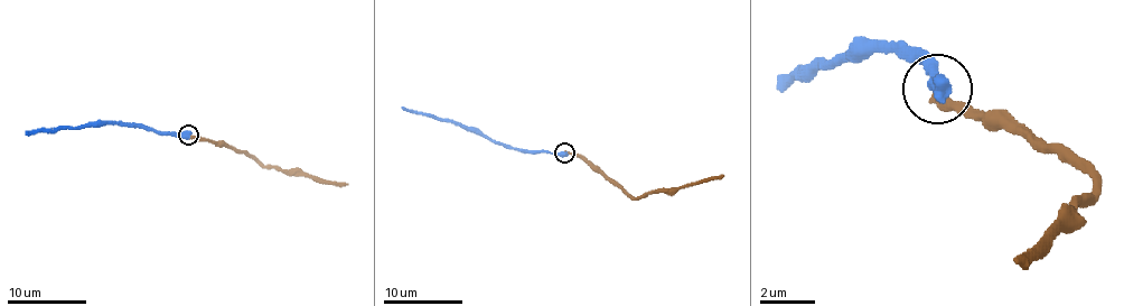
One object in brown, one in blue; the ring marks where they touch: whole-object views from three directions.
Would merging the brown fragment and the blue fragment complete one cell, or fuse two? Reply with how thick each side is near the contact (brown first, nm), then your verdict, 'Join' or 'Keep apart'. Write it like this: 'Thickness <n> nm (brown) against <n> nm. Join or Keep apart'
Thickness 280 nm (brown) against 600 nm. Keep apart

